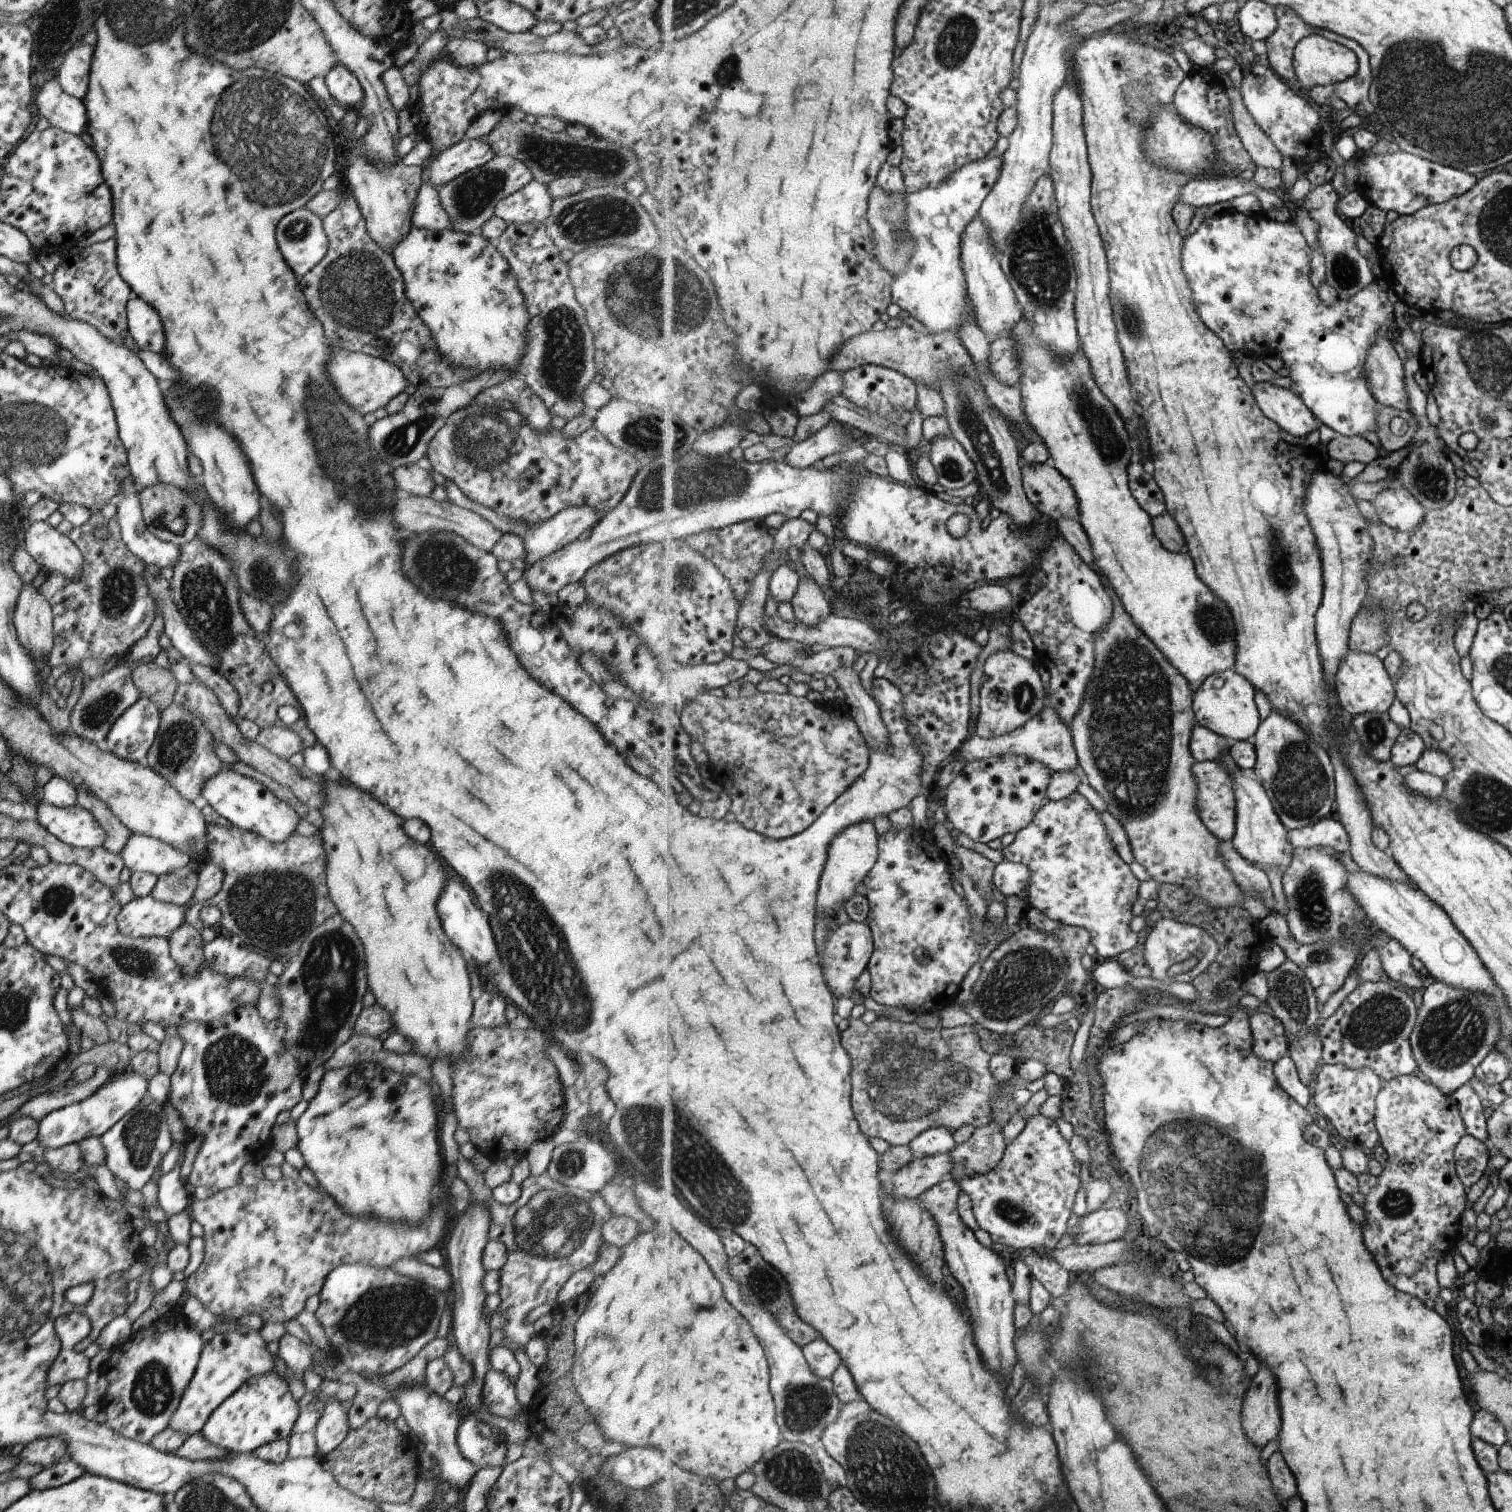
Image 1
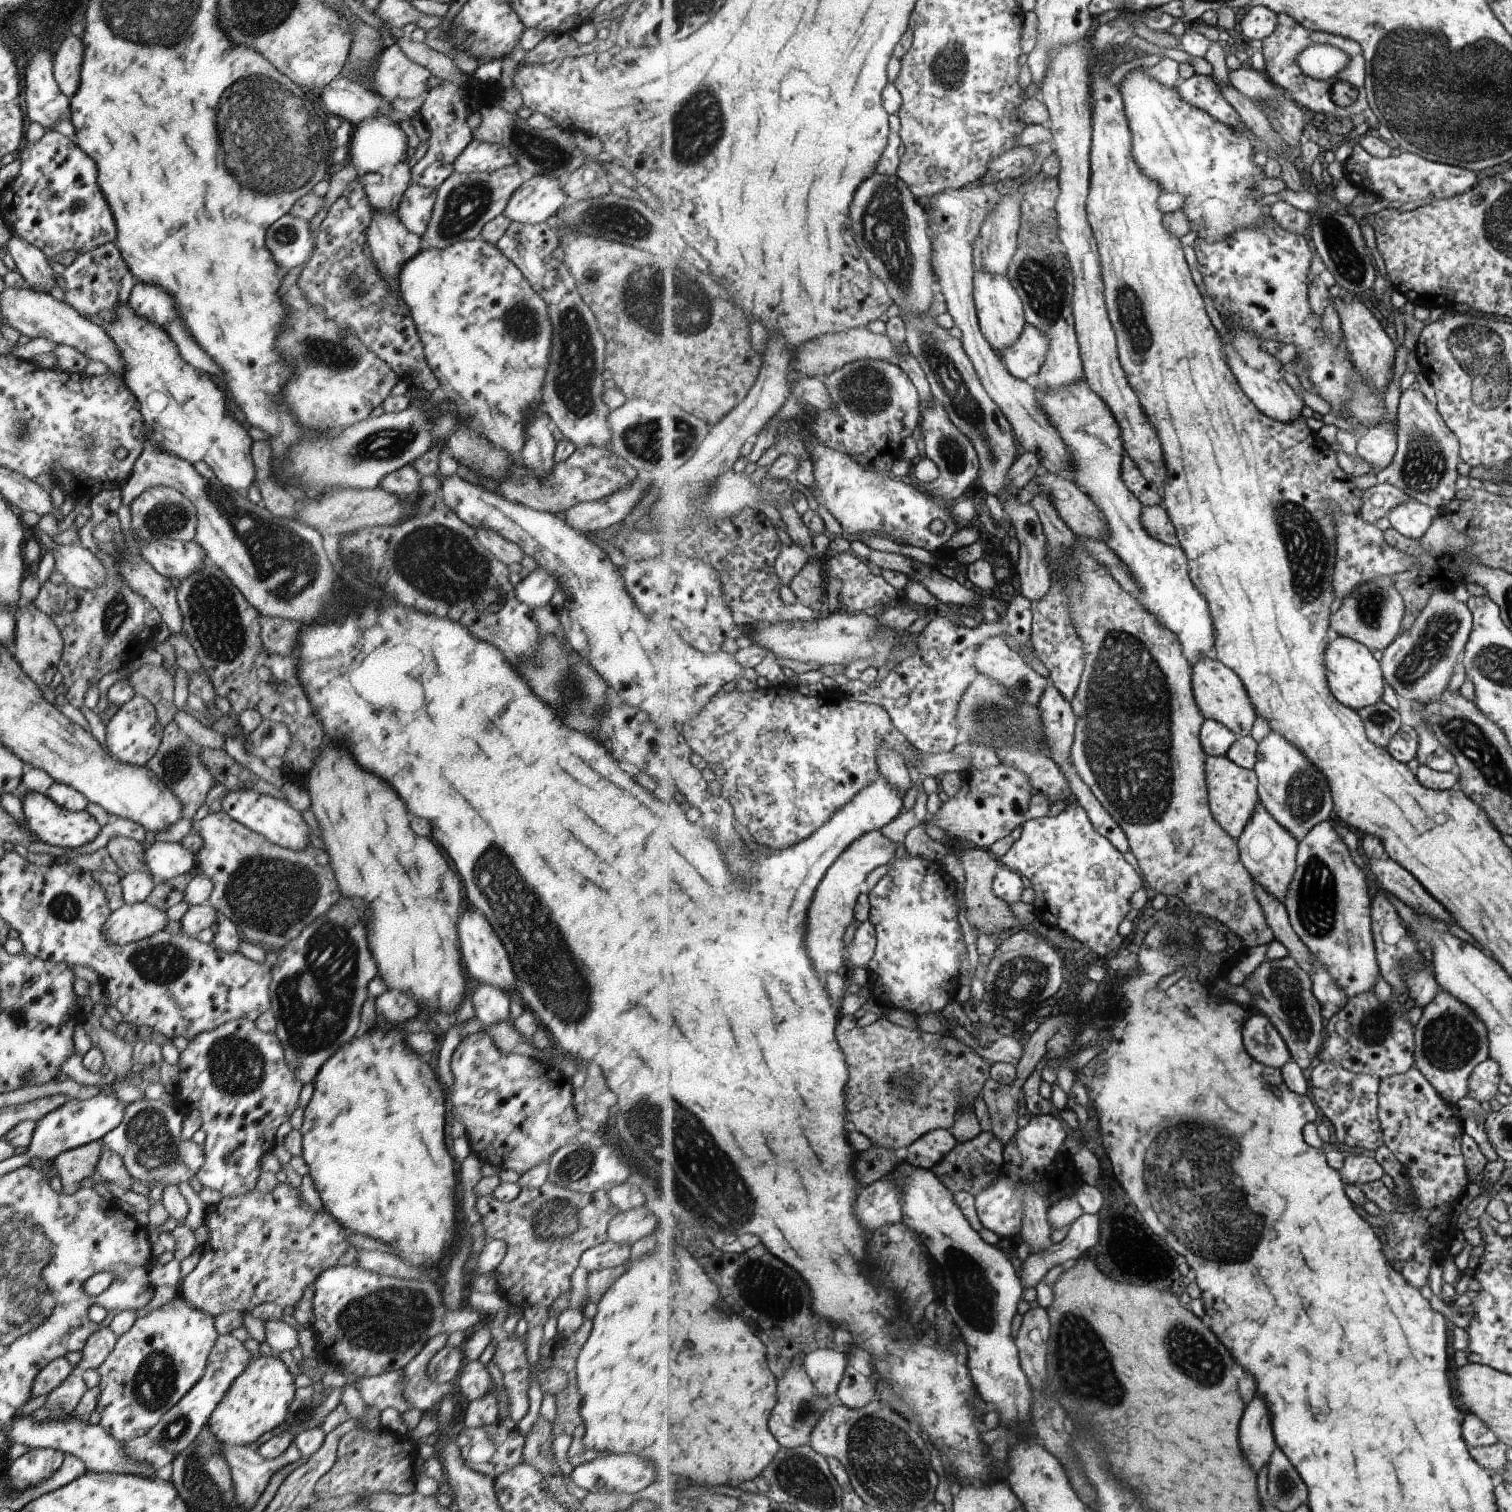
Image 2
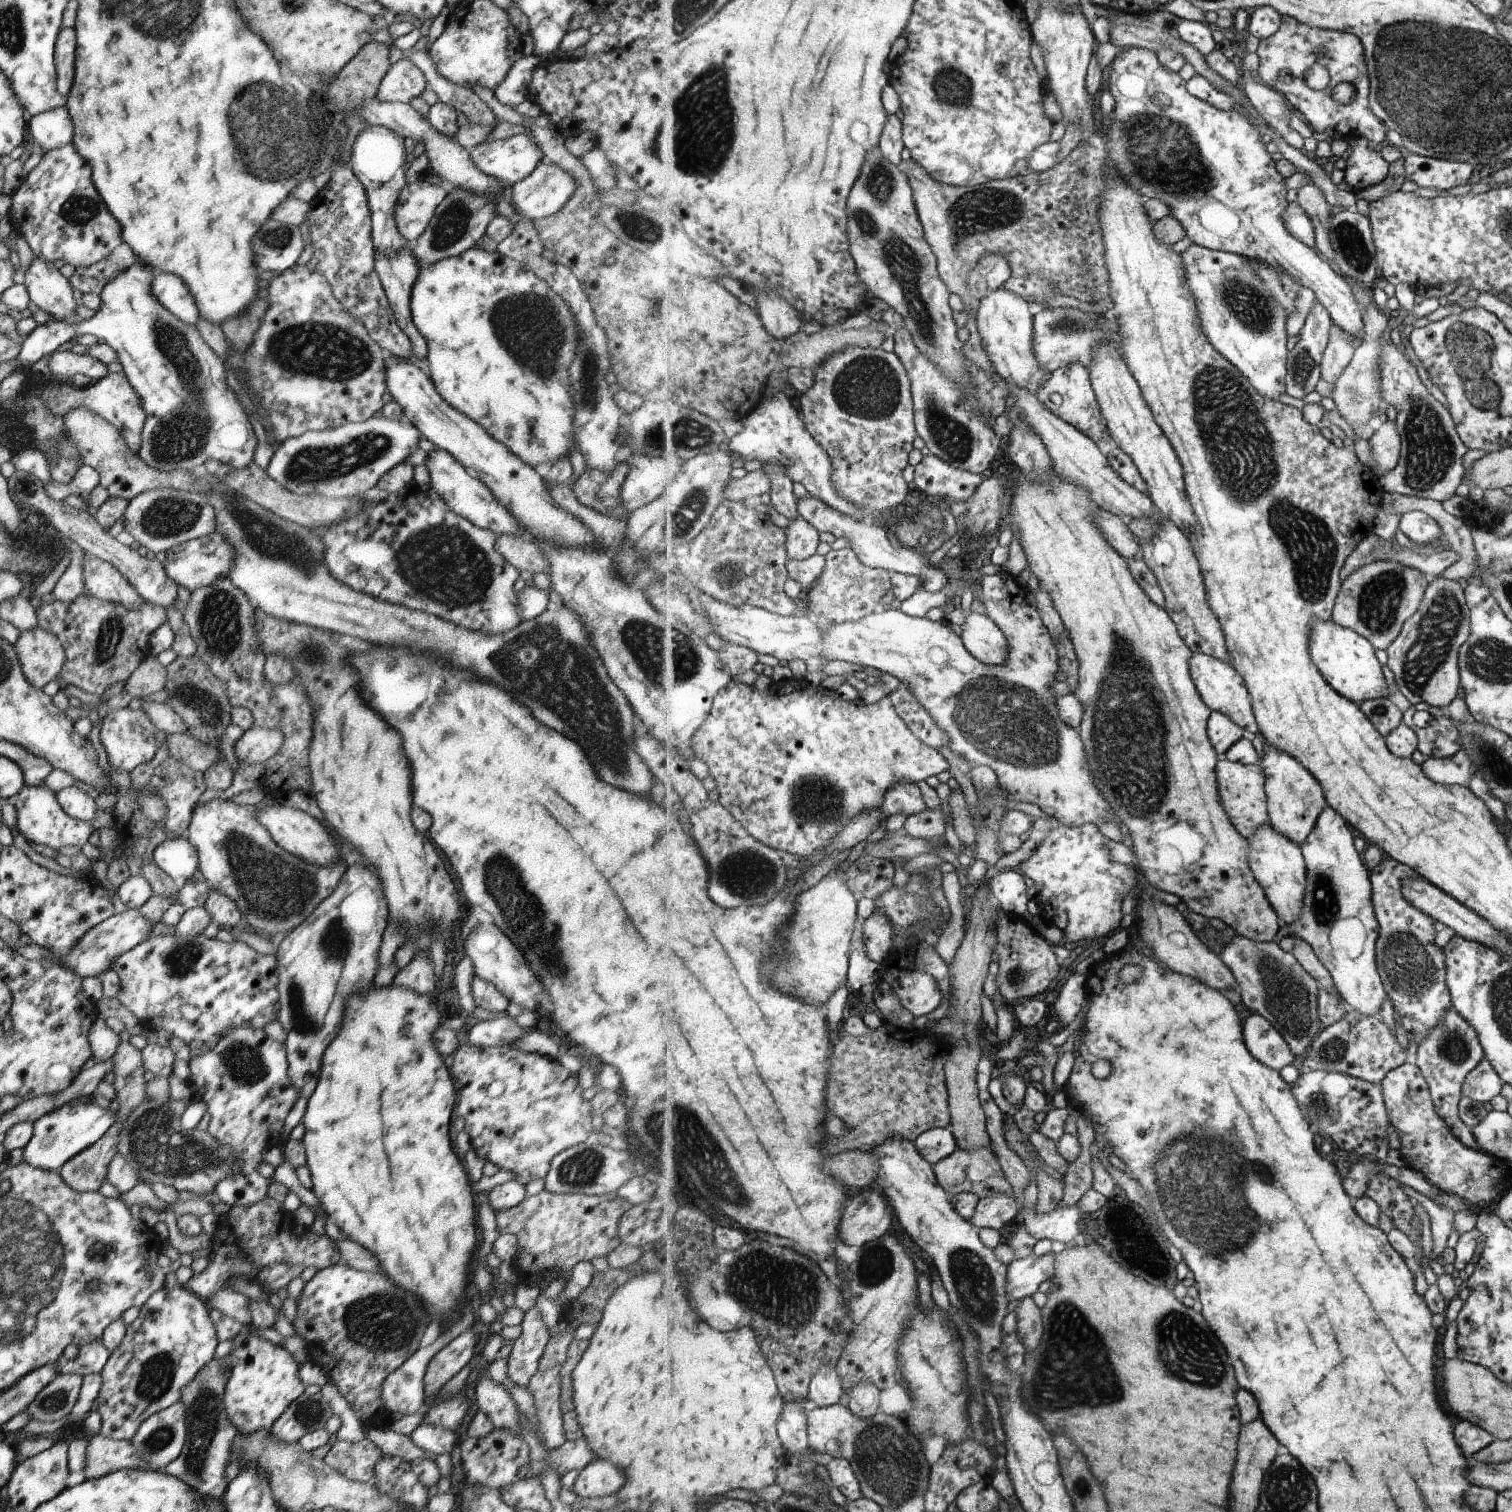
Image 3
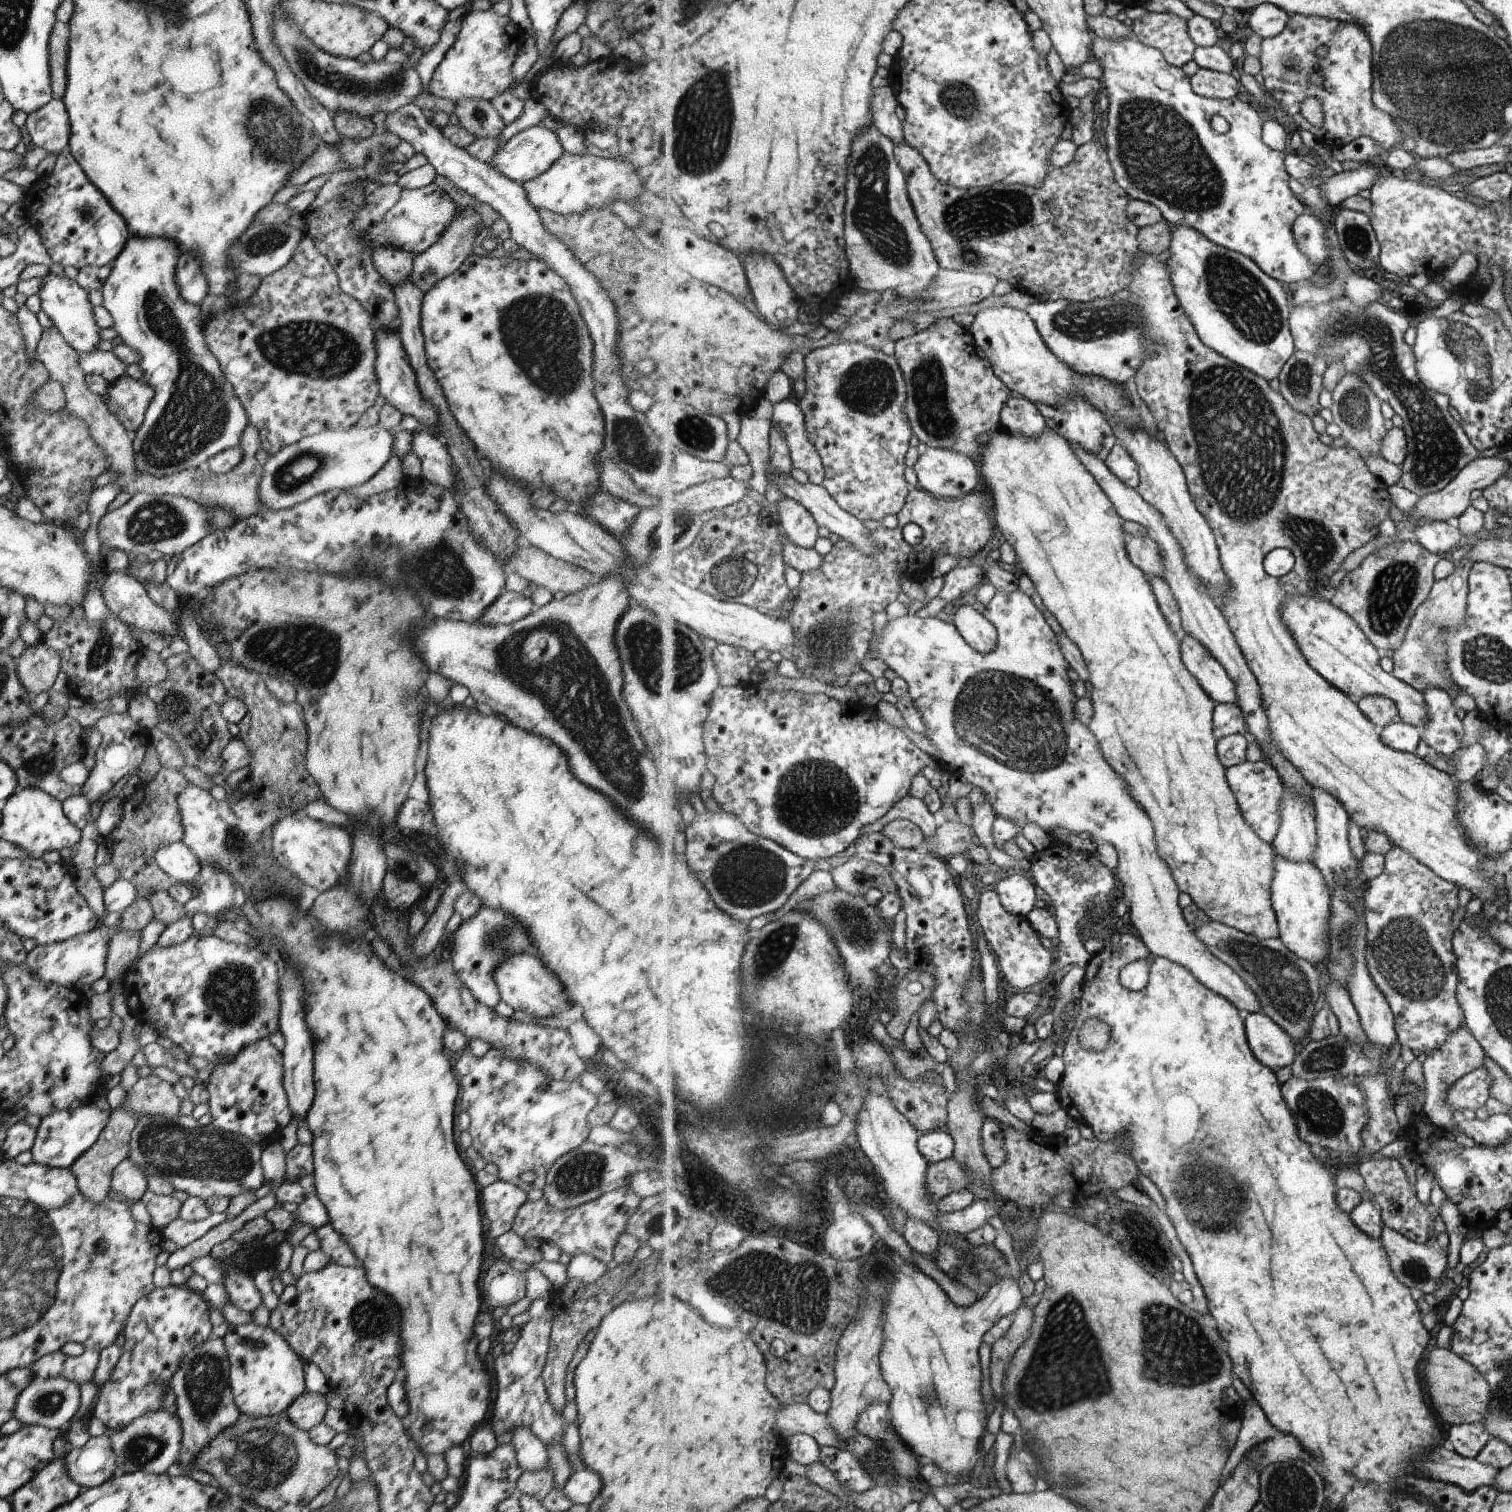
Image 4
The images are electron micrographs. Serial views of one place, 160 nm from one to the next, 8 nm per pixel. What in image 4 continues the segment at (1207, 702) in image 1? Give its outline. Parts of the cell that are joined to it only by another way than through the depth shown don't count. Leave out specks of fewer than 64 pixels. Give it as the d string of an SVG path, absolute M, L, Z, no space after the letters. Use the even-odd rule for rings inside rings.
M1181 631L1182 659L1202 687L1219 703L1237 703L1235 679L1198 638Z

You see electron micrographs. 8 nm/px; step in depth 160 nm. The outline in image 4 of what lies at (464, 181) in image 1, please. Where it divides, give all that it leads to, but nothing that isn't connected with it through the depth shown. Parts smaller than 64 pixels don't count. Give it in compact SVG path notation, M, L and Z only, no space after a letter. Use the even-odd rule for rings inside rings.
M472 207L459 208L458 215L444 228L441 236L426 251L412 257L412 271L408 280L424 293L438 280L455 272L455 269L459 268L463 260L471 254L471 244L477 235L475 228L479 221L479 216Z

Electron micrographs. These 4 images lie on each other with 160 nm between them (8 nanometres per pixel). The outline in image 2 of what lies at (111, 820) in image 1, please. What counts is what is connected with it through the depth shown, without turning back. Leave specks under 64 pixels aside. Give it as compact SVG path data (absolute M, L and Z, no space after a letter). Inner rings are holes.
M118 835L110 839L104 847L113 862L123 872L148 872L148 868L144 864L144 848L140 845L140 842Z

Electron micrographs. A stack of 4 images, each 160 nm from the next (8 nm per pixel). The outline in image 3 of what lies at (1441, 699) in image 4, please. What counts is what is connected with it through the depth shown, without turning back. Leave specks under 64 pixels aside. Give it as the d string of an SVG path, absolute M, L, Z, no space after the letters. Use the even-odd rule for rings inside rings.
M1423 701L1412 705L1404 718L1417 733L1418 750L1425 756L1451 758L1462 749L1458 723L1449 718L1446 708Z

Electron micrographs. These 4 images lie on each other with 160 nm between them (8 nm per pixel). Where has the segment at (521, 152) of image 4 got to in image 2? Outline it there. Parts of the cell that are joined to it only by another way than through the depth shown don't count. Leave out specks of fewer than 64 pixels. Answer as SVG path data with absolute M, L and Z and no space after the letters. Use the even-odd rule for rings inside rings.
M471 139L454 160L452 170L456 173L492 173L513 164L516 160L501 143L482 143Z

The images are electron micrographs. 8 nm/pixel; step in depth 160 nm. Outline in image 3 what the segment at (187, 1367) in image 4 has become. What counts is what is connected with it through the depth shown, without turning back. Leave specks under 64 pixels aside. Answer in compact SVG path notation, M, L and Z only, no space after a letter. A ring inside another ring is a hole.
M213 1356L213 1359L208 1360L207 1364L199 1368L195 1376L180 1388L178 1400L185 1403L187 1436L179 1456L163 1470L194 1488L201 1496L211 1497L219 1502L227 1484L223 1481L223 1470L231 1460L229 1446L233 1436L238 1432L227 1418L224 1409L222 1396L225 1380L226 1375L222 1371L220 1362Z

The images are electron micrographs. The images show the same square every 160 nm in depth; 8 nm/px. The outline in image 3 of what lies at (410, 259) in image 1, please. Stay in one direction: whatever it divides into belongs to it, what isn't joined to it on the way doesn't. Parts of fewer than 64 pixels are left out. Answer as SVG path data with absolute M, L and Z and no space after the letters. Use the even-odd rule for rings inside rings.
M467 249L459 256L418 269L410 294L410 313L426 338L426 373L451 408L476 422L531 468L541 462L553 464L575 449L575 403L568 366L576 355L578 326L569 305L544 280L497 250Z

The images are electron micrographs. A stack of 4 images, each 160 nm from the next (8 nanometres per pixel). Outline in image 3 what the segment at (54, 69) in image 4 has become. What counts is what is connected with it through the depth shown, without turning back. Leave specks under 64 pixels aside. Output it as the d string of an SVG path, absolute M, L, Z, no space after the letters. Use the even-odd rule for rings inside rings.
M61 27L54 44L54 67L56 89L66 97L74 77L75 32L73 27Z

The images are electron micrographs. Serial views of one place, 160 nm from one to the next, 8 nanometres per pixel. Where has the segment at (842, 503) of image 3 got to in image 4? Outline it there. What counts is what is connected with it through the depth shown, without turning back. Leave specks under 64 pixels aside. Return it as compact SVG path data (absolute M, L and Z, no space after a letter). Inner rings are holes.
M788 399L776 404L773 426L786 434L794 466L806 470L811 481L822 485L826 475L825 465L821 462L818 448L807 438L803 408Z

